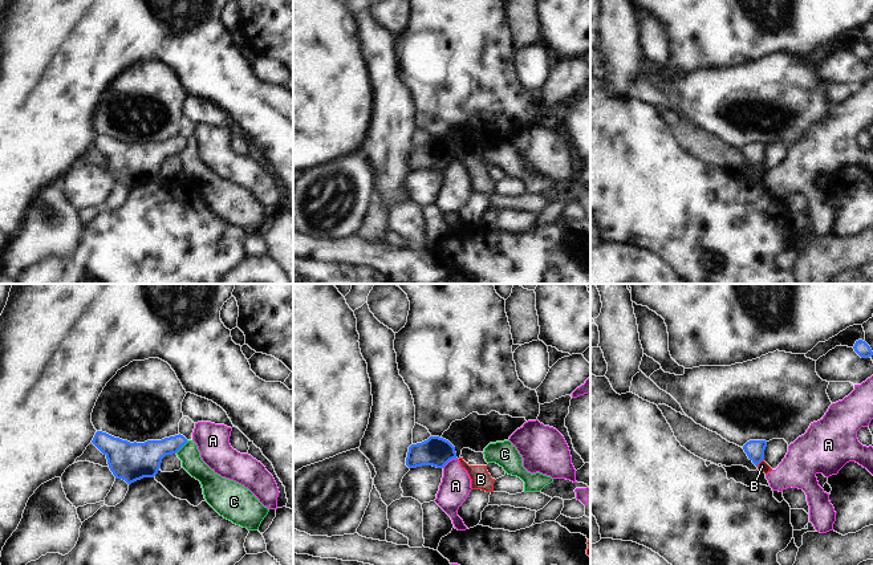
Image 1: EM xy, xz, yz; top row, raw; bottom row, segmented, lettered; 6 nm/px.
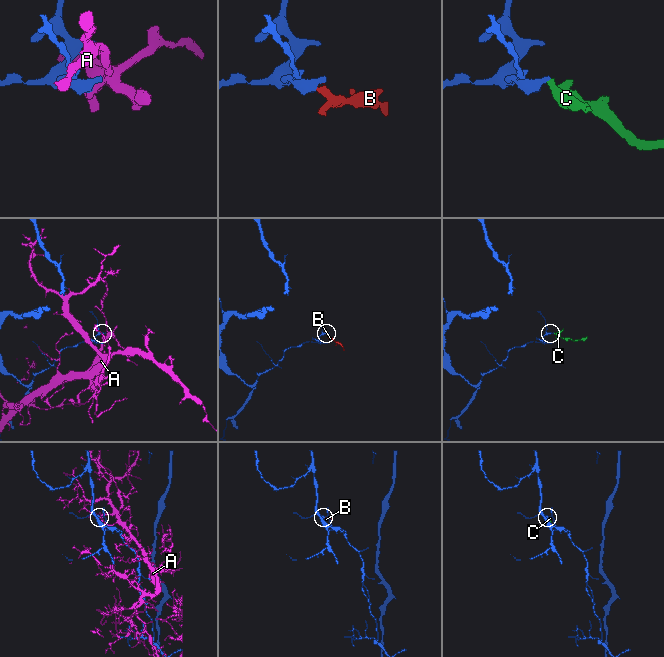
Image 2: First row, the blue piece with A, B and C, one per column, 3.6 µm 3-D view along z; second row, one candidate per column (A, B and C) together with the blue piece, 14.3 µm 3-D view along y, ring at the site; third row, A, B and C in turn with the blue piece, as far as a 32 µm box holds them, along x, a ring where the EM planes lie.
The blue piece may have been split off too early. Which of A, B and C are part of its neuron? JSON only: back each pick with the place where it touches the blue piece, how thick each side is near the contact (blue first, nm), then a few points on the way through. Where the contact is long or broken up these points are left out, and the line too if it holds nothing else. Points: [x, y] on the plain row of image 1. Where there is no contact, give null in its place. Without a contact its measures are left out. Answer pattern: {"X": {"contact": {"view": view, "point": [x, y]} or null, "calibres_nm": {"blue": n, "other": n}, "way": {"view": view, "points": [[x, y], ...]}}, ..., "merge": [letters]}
{"merge": []}

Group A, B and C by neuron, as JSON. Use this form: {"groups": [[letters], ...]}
{"groups": [["A"], ["B"], ["C"]]}

